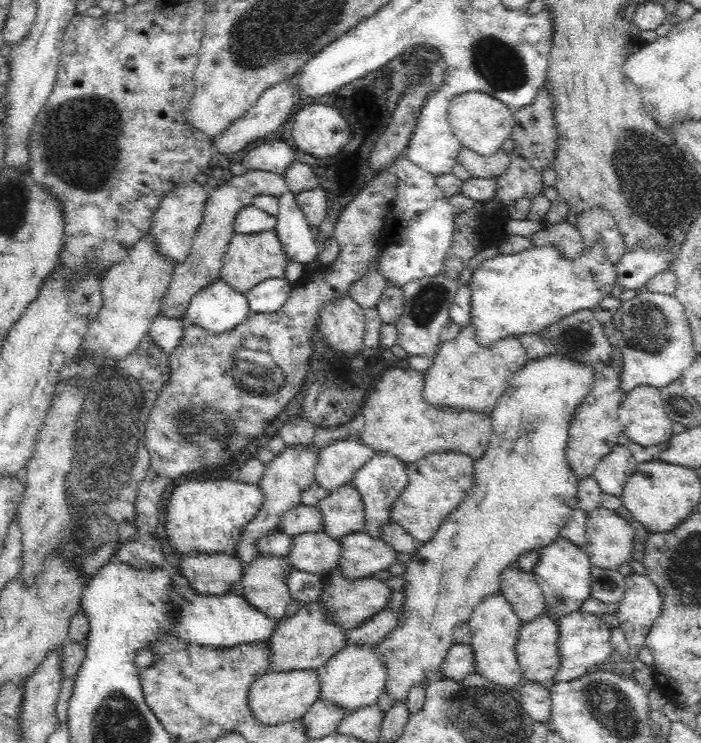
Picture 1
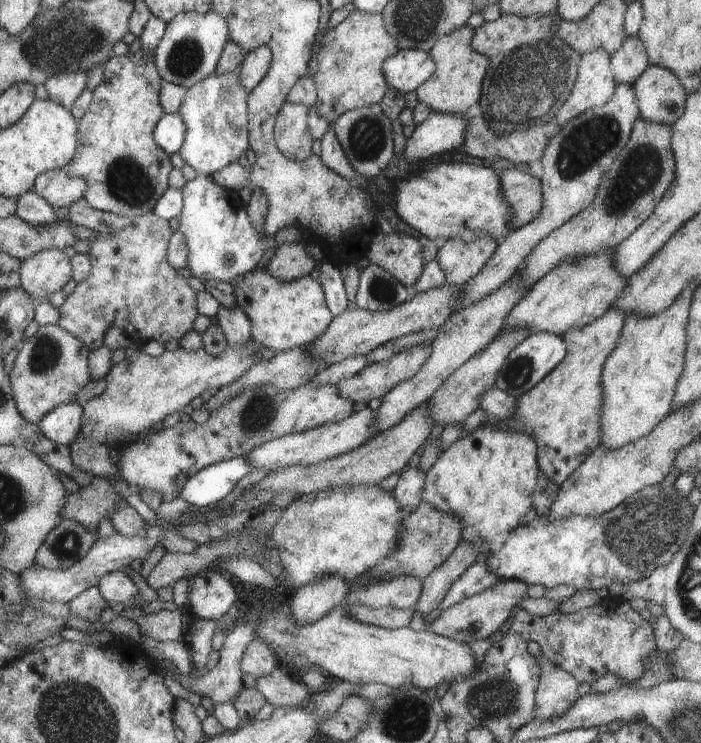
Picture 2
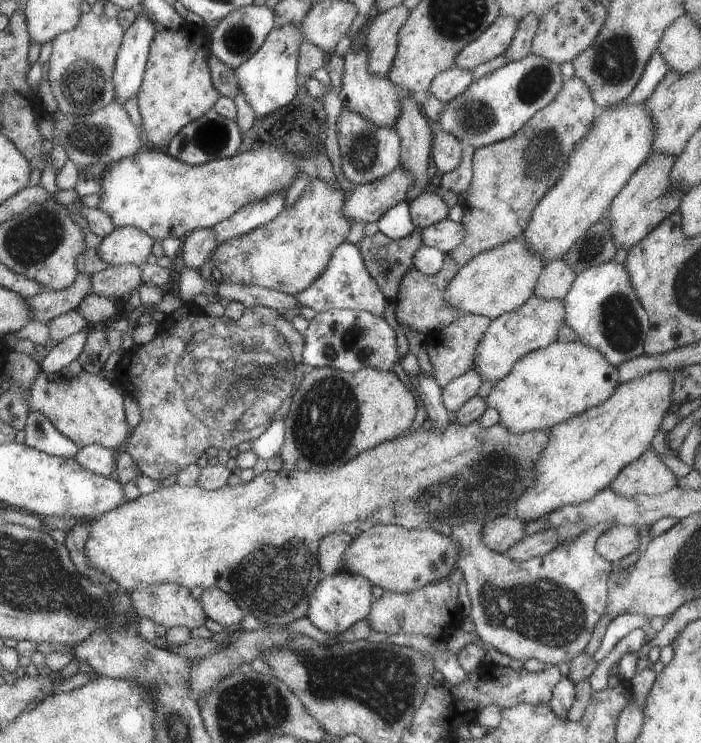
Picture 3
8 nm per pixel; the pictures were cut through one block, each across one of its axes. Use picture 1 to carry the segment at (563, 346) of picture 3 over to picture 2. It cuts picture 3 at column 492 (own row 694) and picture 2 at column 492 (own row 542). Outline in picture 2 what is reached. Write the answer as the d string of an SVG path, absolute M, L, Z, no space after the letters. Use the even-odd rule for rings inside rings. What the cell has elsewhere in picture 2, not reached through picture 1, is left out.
M480 424L438 454L425 473L420 496L434 509L460 518L460 541L477 545L482 559L506 542L519 524L519 518L531 506L529 496L537 484L537 470L537 444L533 436Z

